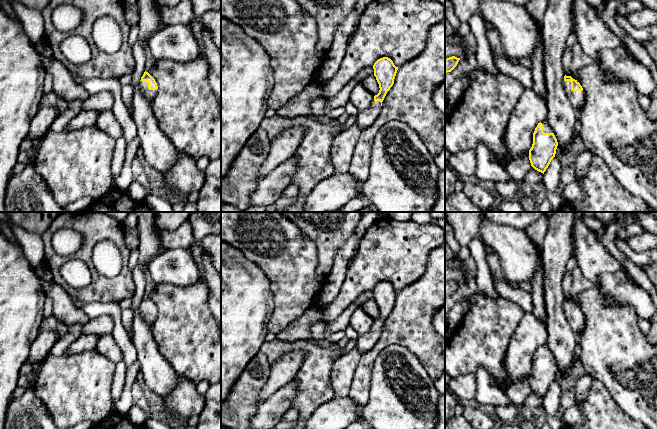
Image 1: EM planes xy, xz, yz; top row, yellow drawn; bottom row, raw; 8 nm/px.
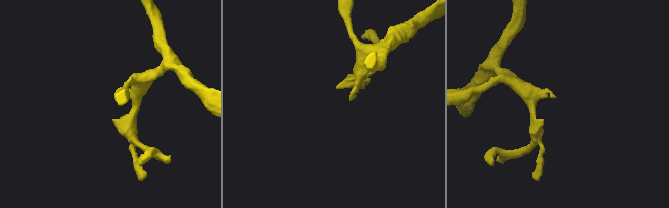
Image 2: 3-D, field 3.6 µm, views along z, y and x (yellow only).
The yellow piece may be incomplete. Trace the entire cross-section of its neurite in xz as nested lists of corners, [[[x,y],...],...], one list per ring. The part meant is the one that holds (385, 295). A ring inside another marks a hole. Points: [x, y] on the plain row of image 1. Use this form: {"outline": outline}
{"outline": [[[388,281],[378,283],[374,289],[374,300],[379,308],[379,317],[374,320],[373,327],[363,335],[360,335],[356,342],[356,349],[363,354],[368,351],[380,338],[382,326],[394,308],[398,294],[393,285]]]}

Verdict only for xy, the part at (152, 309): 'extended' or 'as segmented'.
extended

